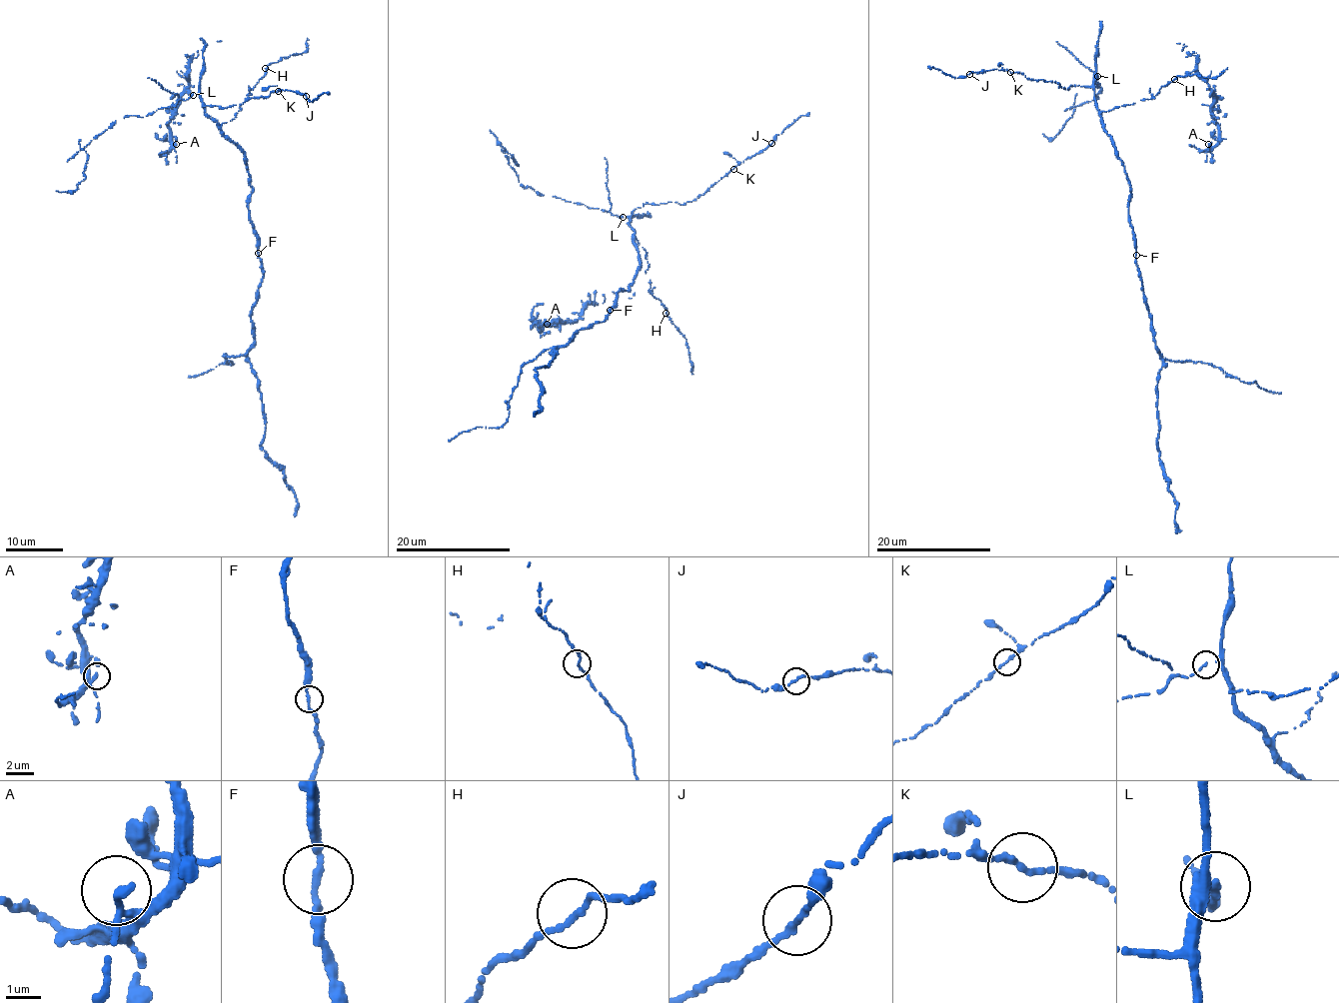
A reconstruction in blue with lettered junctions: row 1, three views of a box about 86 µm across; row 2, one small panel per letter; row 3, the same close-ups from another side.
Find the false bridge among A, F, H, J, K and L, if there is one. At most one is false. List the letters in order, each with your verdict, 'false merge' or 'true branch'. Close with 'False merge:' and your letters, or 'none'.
A: true branch
F: true branch
H: true branch
J: true branch
K: true branch
L: true branch
False merge: none

